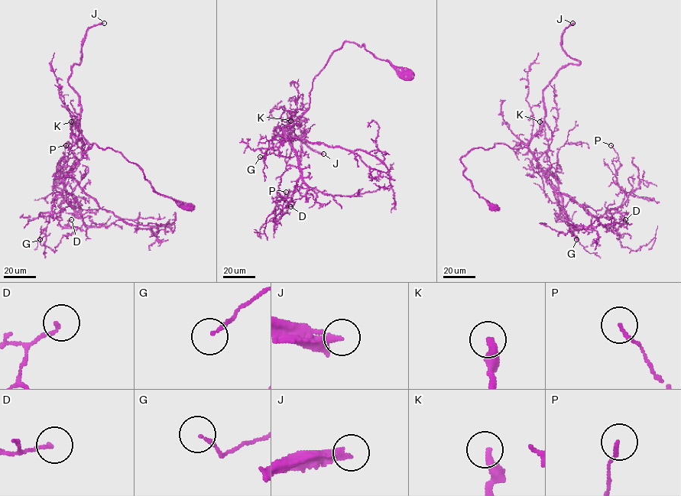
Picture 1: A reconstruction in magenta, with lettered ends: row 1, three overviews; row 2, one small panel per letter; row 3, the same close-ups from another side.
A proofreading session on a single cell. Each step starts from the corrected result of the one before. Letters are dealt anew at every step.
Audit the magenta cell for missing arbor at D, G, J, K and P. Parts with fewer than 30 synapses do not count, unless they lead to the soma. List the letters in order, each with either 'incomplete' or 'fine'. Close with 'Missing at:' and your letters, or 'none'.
D: fine
G: fine
J: incomplete
K: fine
P: fine
Missing at: J

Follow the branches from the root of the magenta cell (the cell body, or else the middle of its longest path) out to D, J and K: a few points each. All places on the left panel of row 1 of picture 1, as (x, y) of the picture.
D: (188, 208), (159, 194), (141, 169), (119, 152), (93, 143), (65, 180), (87, 228), (70, 227), (71, 219)
J: (188, 208), (159, 194), (119, 152), (90, 148), (81, 134), (68, 77), (85, 31), (104, 23)
K: (188, 208), (159, 194), (141, 169), (119, 152), (93, 143), (90, 148), (82, 149), (72, 135), (71, 121)

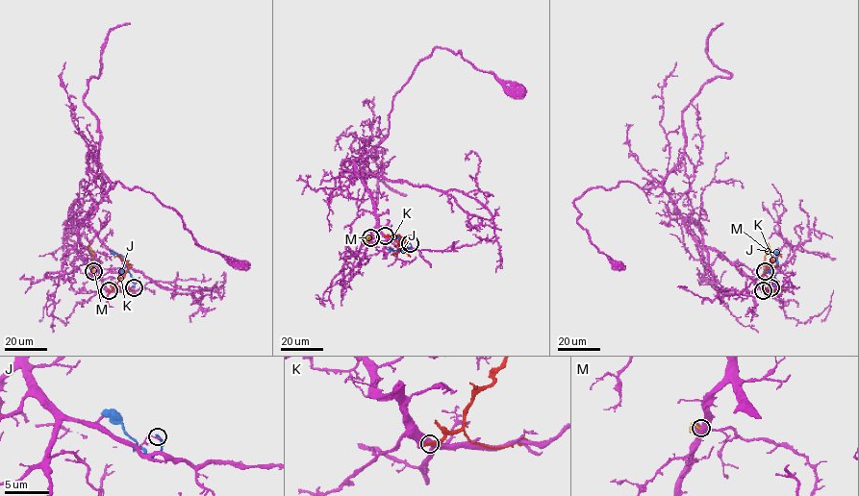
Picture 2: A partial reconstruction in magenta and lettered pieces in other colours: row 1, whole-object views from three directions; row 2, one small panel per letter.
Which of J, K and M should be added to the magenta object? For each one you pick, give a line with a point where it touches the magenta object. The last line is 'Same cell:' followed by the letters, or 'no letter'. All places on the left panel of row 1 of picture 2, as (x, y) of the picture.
Same cell: no letter

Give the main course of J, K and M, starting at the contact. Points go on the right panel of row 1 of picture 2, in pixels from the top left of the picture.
J: (770, 287), (775, 280), (772, 271), (777, 259), (776, 250)
K: (763, 290), (762, 277), (767, 267), (777, 255), (781, 257)
M: (765, 271), (768, 243)

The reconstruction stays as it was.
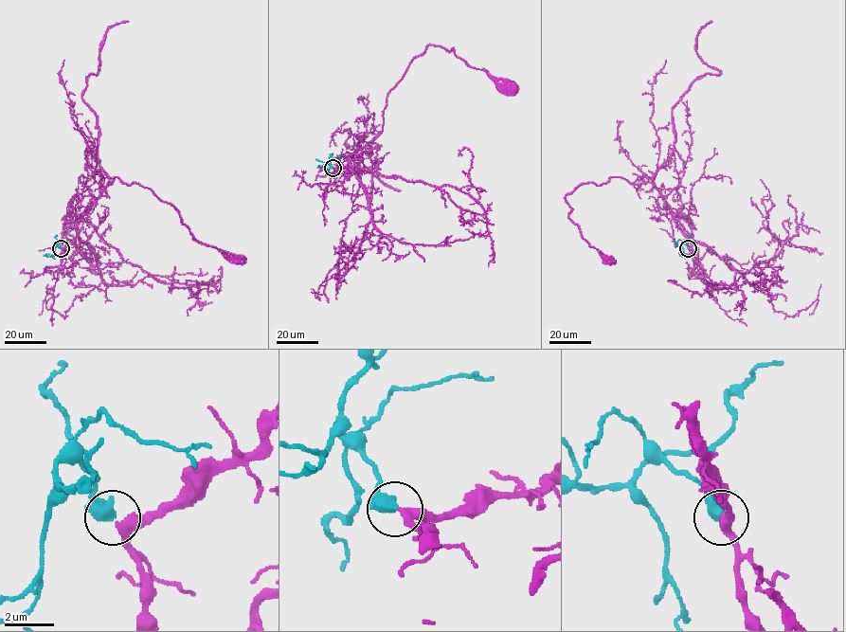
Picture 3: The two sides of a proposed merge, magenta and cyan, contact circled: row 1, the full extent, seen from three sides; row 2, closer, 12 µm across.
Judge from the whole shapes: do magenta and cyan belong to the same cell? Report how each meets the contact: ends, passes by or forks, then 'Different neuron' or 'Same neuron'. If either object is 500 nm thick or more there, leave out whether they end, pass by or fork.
Same neuron

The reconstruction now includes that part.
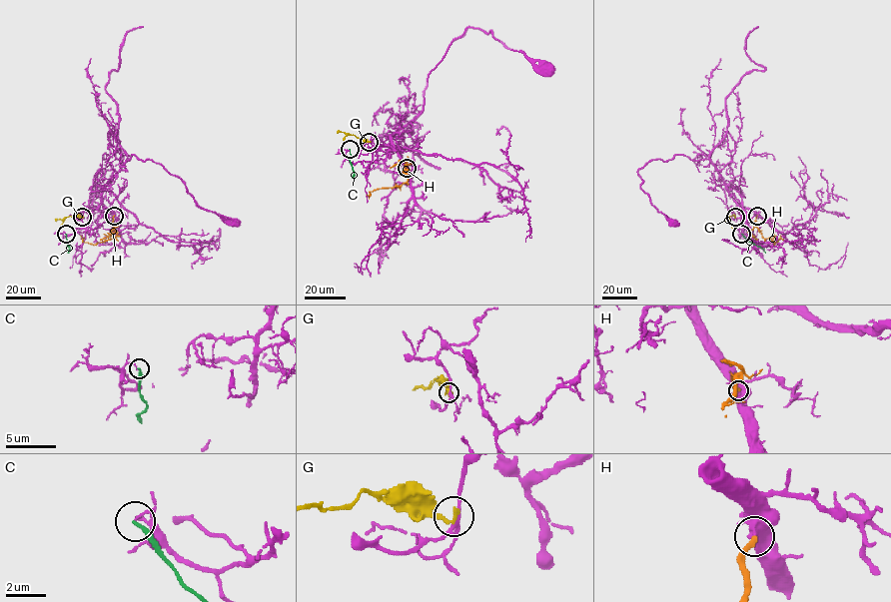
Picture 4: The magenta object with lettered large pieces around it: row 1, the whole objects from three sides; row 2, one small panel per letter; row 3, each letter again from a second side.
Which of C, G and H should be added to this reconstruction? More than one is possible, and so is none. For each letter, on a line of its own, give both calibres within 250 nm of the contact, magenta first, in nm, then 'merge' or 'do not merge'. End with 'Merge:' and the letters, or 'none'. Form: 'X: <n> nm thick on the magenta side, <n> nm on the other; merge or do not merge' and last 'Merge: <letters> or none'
C: 100 nm thick on the magenta side, 200 nm on the other; do not merge
G: 150 nm thick on the magenta side, 190 nm on the other; do not merge
H: 500 nm thick on the magenta side, 280 nm on the other; merge
Merge: H

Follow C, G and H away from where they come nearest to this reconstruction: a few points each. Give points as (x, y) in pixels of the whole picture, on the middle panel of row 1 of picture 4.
C: (350, 149), (353, 178)
G: (369, 142), (354, 135), (347, 135), (344, 139)
H: (406, 168), (405, 165), (403, 171), (408, 175), (406, 182), (378, 188), (367, 195)

